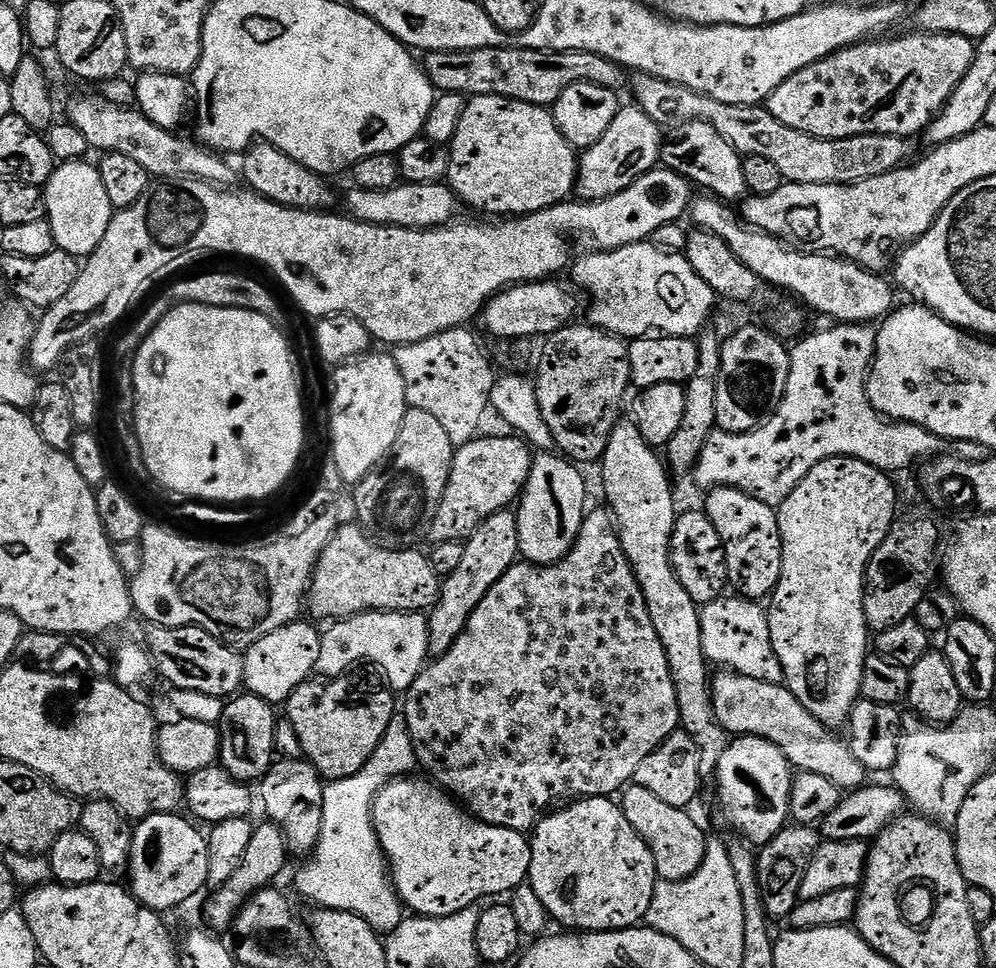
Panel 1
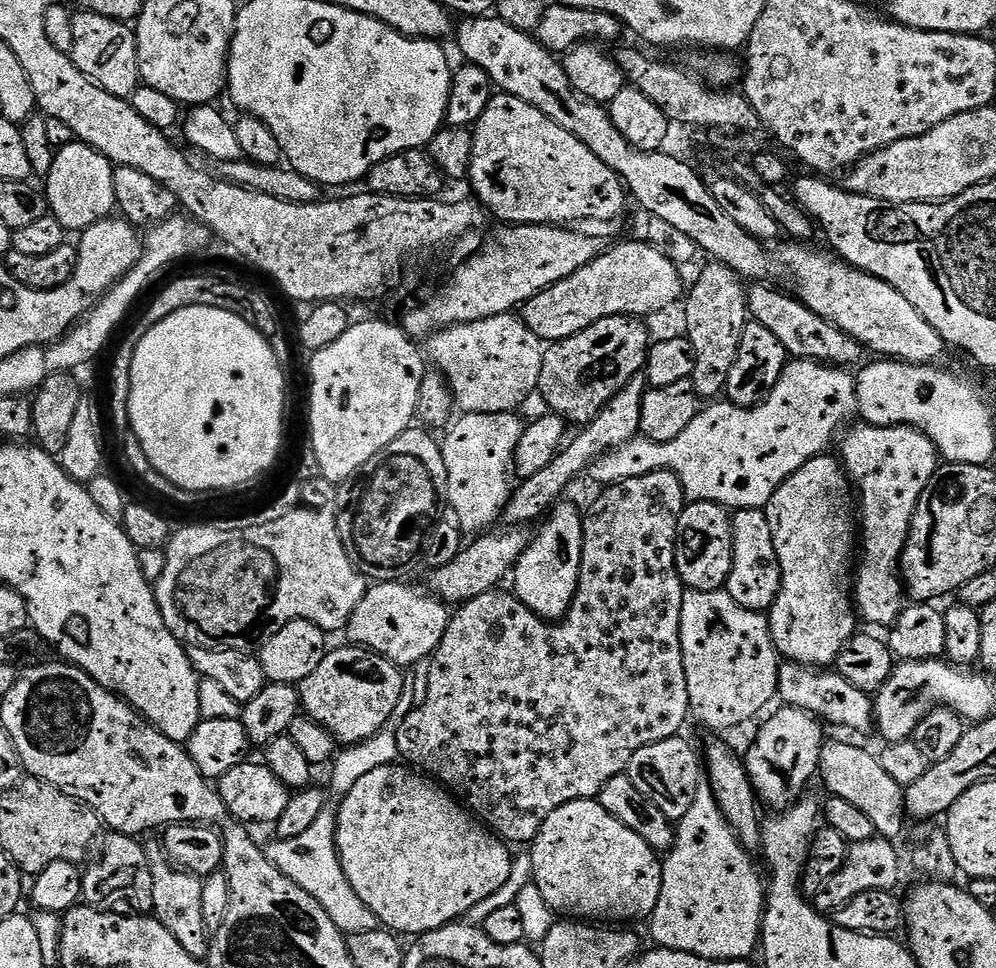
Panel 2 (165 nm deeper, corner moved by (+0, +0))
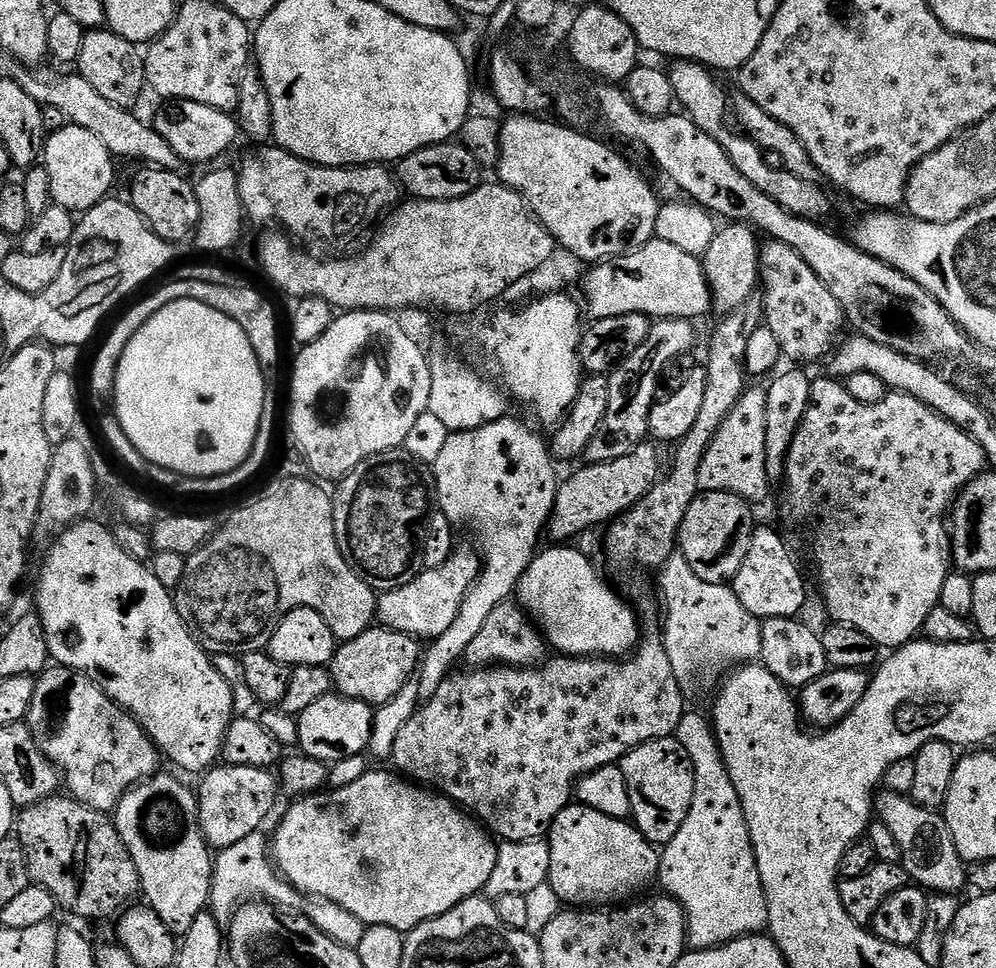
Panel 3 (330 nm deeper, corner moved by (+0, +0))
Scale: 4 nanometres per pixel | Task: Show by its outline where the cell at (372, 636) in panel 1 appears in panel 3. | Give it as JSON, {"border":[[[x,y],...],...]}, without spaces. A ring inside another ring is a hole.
{"border":[[[463,546],[453,551],[452,558],[441,568],[429,568],[421,571],[406,586],[395,588],[389,592],[379,593],[376,602],[376,620],[383,627],[398,630],[402,634],[415,636],[421,642],[437,640],[454,622],[462,602],[472,585],[480,579],[482,556],[479,551],[471,552]]]}

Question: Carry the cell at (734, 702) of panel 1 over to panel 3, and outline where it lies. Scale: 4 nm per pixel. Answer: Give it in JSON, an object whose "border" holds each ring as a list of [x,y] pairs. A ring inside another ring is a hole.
{"border":[[[887,790],[875,797],[874,808],[878,819],[893,832],[898,847],[902,849],[904,868],[919,887],[932,894],[960,894],[965,891],[968,883],[966,861],[958,854],[958,846],[954,846],[954,838],[939,811],[918,806],[911,795]]]}

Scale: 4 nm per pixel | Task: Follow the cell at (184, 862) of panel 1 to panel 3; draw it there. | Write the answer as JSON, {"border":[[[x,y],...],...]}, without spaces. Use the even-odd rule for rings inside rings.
{"border":[[[221,763],[213,766],[203,773],[204,780],[198,787],[198,799],[200,801],[200,825],[202,834],[206,838],[209,849],[219,850],[234,846],[234,842],[242,842],[242,838],[261,831],[265,826],[264,819],[276,808],[276,799],[281,799],[280,781],[275,771],[267,768],[255,768],[254,766],[234,766]]]}

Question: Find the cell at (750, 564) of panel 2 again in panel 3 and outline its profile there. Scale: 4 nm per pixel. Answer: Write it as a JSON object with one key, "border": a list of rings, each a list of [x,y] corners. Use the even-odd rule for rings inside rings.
{"border":[[[757,527],[754,538],[750,542],[750,550],[746,553],[746,562],[738,570],[738,574],[730,582],[732,593],[754,614],[761,622],[770,618],[796,618],[801,615],[804,603],[808,600],[808,588],[804,585],[804,580],[800,577],[800,568],[796,565],[796,560],[792,557],[792,552],[788,549],[788,544],[772,528]]]}

